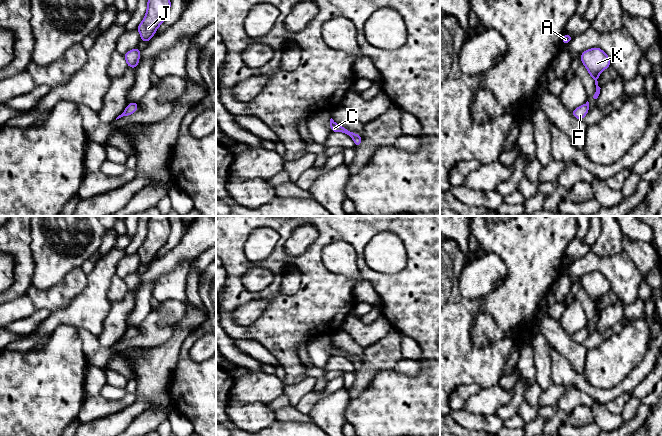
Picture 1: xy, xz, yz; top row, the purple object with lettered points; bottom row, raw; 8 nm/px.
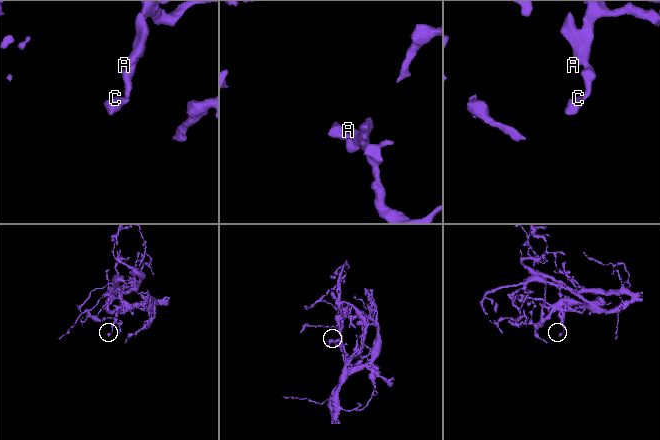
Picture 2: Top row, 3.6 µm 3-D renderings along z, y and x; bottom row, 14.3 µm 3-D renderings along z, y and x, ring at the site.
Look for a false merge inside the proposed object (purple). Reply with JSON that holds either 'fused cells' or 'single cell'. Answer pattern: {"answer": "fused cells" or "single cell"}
{"answer": "single cell"}

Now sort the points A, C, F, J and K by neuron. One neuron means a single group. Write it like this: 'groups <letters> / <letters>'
groups A C F J K

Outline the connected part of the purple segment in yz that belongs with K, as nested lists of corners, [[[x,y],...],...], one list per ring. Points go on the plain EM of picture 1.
[[[598,271],[584,275],[580,283],[583,289],[586,291],[587,295],[595,305],[596,316],[591,321],[592,324],[597,326],[600,318],[600,311],[598,310],[599,298],[611,289],[608,279]]]

